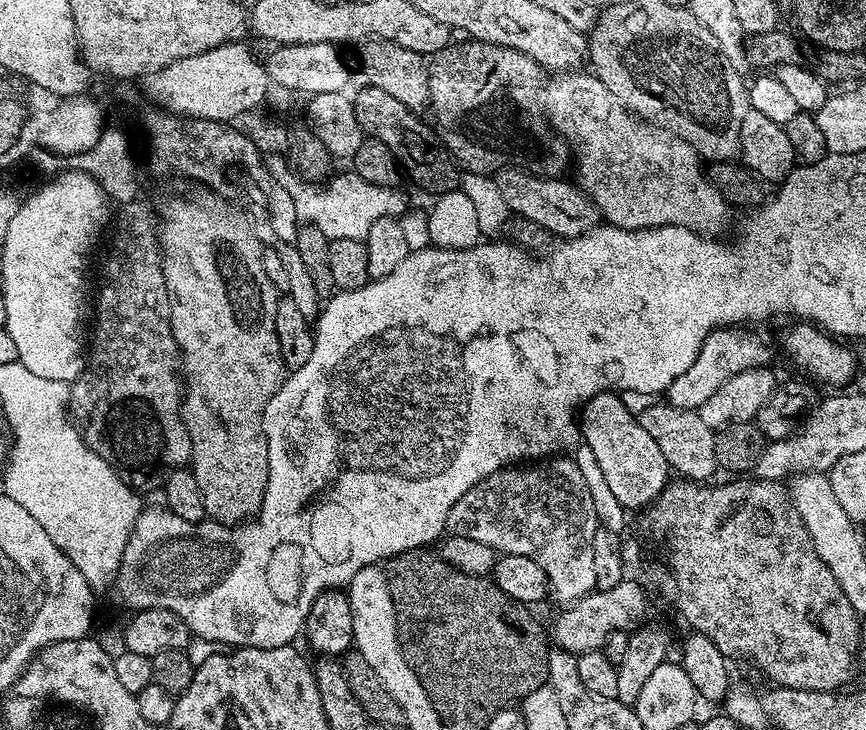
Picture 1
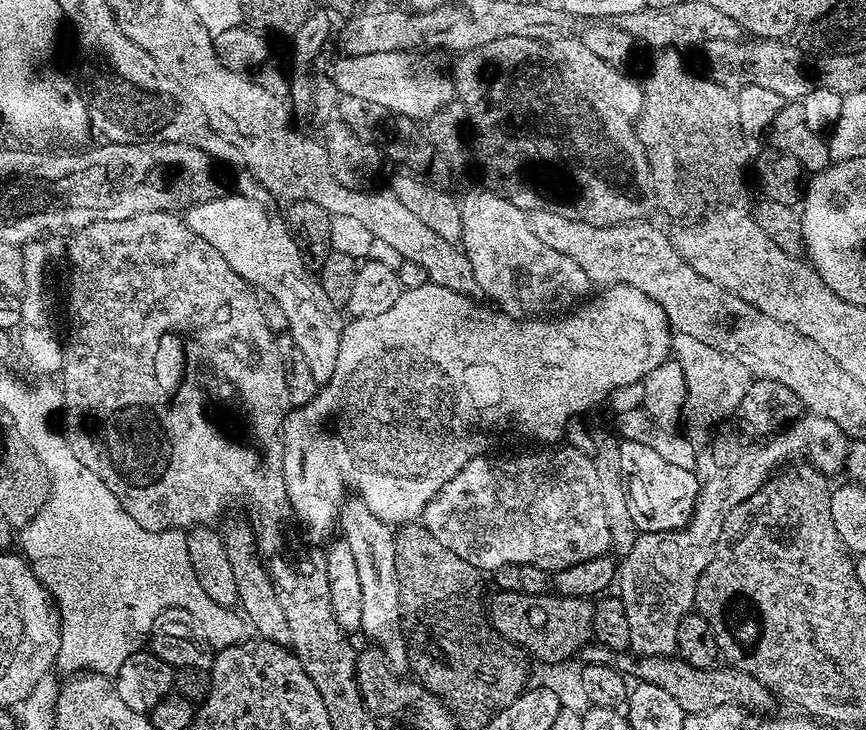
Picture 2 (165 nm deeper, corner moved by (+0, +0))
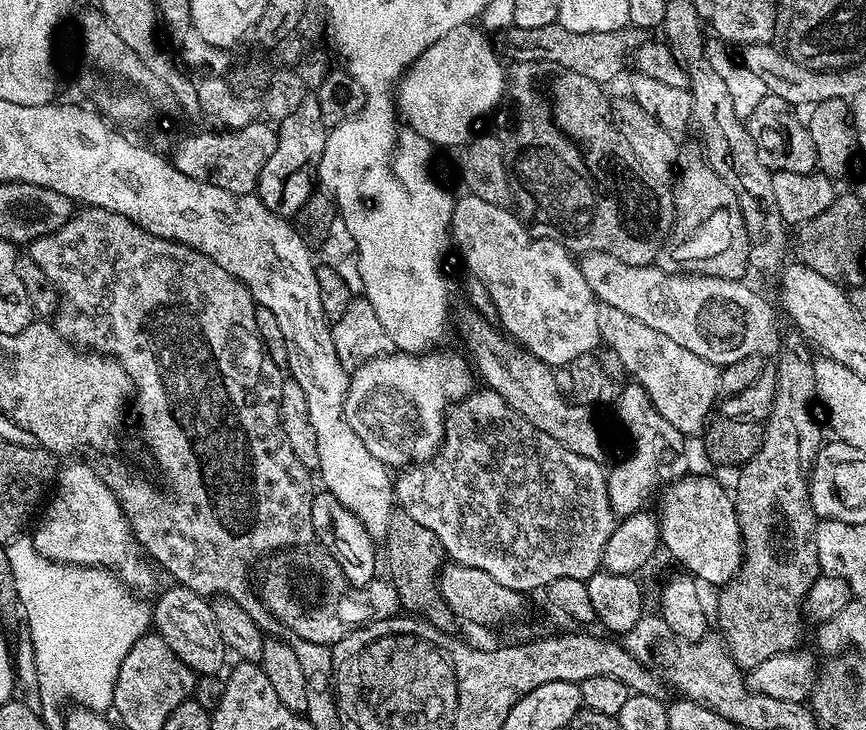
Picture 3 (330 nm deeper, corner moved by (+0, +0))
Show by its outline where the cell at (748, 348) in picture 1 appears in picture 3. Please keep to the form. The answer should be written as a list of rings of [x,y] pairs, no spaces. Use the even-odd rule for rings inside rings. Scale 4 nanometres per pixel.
[[[628,382],[625,388],[623,385],[614,401],[615,408],[616,416],[620,419],[621,426],[628,431],[633,444],[628,461],[621,468],[609,471],[606,476],[612,511],[617,517],[623,518],[641,511],[647,505],[644,503],[652,495],[653,499],[665,486],[689,475],[690,468],[683,460],[683,444],[686,444],[686,437],[678,430],[674,430],[674,426],[670,426],[666,418],[656,413],[656,407],[641,384]]]

